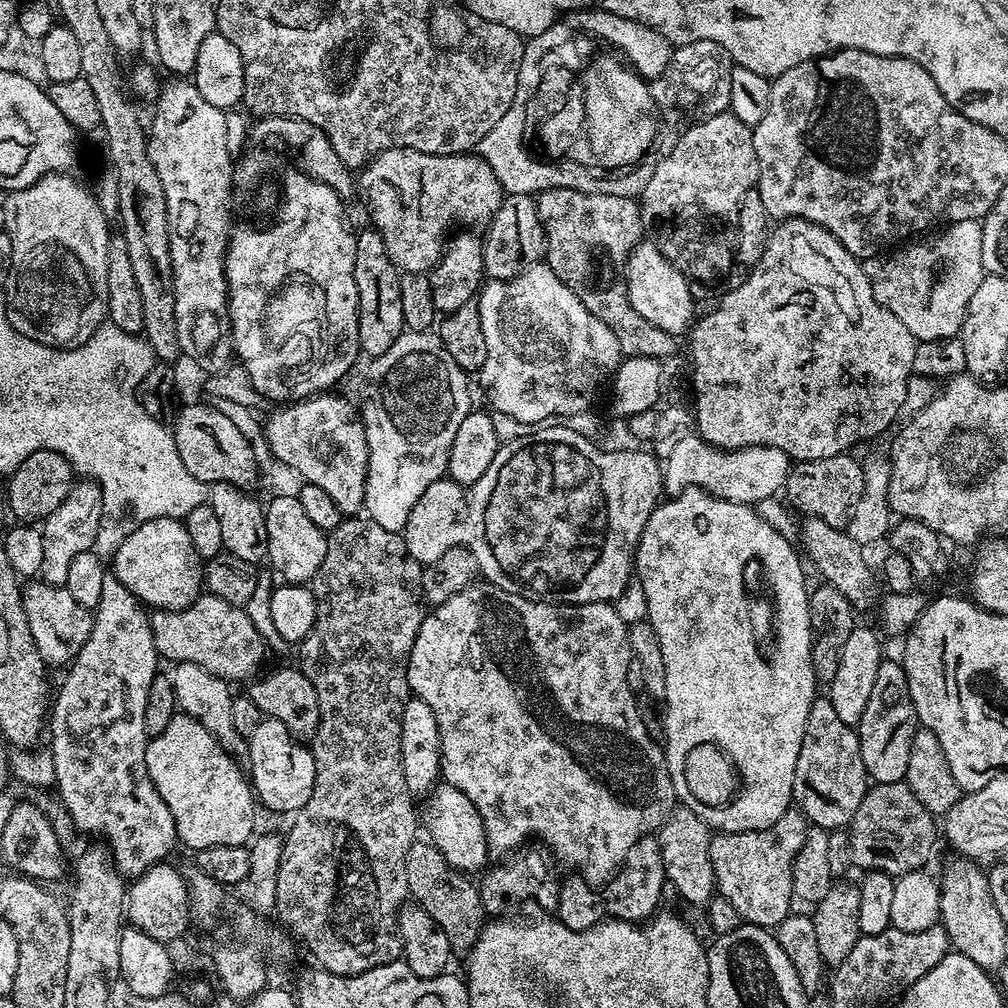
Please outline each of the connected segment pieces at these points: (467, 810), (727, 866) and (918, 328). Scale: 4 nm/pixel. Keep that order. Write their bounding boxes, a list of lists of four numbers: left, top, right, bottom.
[[422,782,490,874],[710,810,810,930],[862,220,986,341]]

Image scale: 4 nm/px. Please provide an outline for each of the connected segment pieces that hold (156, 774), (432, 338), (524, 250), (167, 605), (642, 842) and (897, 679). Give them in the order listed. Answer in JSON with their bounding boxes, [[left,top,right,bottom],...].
[[146,714,257,850],[362,331,473,533],[482,194,545,280],[110,518,204,612],[554,835,666,930],[858,659,918,784]]

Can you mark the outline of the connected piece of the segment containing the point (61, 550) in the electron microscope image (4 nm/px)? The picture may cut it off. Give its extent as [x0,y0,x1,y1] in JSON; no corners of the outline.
[40,478,105,586]

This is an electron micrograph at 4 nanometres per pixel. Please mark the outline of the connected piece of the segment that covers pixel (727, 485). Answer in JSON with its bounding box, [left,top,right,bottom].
[663,434,790,506]

